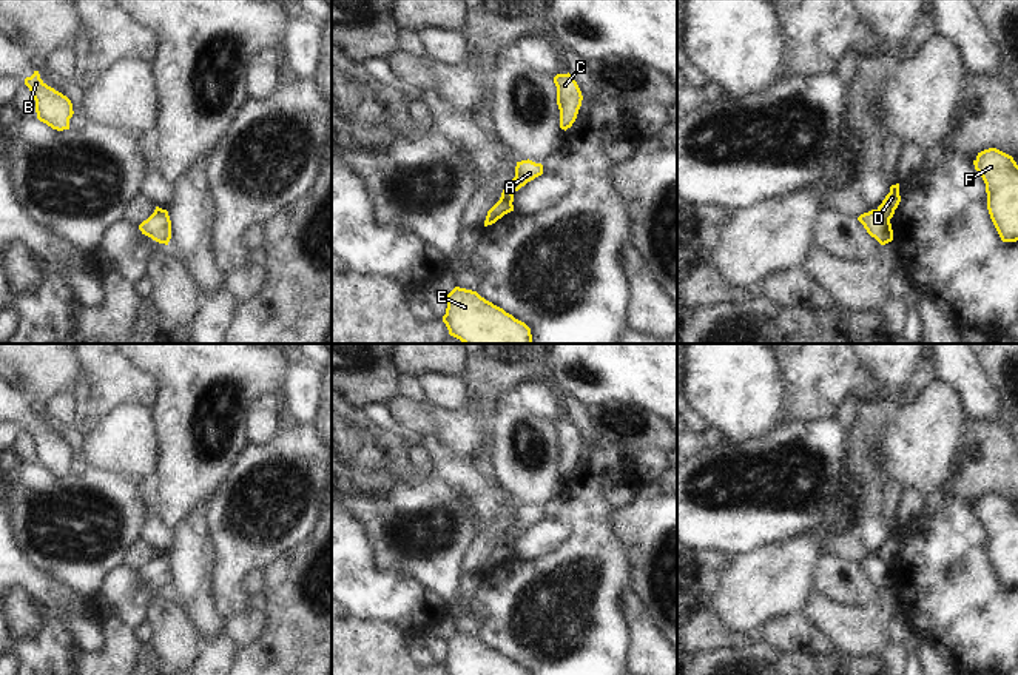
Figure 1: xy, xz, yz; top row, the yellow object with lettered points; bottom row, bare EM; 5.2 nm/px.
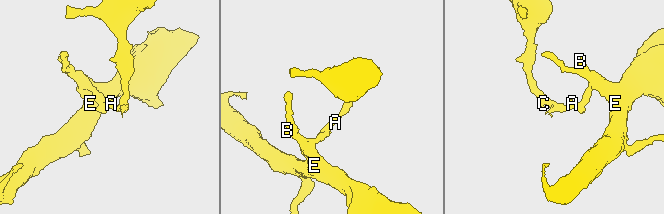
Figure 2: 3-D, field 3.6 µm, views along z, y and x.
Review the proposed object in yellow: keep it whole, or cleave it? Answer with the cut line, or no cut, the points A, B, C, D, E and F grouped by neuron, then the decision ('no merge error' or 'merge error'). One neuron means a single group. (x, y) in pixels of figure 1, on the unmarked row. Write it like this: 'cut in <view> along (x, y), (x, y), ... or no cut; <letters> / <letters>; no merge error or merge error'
cut in yz along (876, 555), (889, 564); A C / B D E F; merge error

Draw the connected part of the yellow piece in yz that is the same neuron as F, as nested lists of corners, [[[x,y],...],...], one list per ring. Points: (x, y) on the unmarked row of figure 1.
[[[989,493],[978,498],[975,515],[986,529],[987,555],[1003,587],[1018,586],[1018,510],[1012,501]]]

